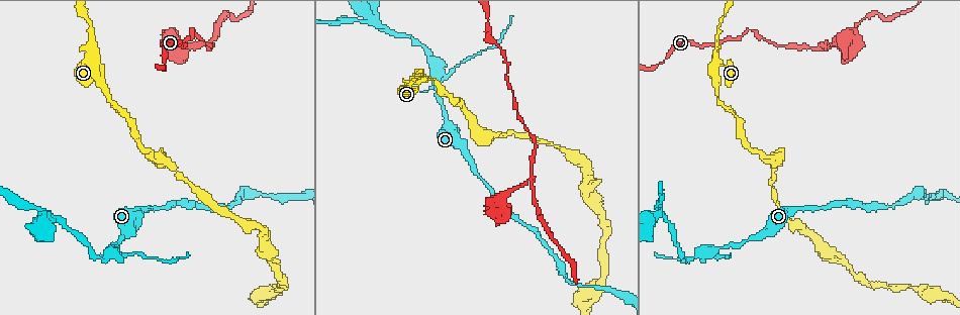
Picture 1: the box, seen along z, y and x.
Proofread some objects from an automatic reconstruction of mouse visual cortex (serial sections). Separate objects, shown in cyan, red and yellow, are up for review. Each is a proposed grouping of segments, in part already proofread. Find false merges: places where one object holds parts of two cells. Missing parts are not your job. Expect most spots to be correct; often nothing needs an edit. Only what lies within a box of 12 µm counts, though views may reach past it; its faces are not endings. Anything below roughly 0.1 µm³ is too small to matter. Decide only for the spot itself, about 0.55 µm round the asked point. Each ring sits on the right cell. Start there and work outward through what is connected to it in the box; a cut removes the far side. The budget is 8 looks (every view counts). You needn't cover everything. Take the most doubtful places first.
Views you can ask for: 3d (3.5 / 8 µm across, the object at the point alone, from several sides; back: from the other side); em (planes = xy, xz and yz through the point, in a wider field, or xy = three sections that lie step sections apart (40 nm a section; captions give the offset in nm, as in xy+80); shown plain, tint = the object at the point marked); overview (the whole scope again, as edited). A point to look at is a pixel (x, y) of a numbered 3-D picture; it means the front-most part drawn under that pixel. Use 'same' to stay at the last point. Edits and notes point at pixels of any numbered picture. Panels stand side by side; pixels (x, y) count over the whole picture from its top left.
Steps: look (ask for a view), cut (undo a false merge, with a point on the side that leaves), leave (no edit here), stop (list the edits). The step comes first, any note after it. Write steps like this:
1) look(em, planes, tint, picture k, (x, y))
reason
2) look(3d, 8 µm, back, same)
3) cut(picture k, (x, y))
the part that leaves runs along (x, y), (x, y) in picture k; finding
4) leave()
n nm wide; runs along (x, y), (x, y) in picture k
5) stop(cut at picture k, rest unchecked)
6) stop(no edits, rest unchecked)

look(3d, 8 µm, back, picture 1, (371, 21))
sharp bend

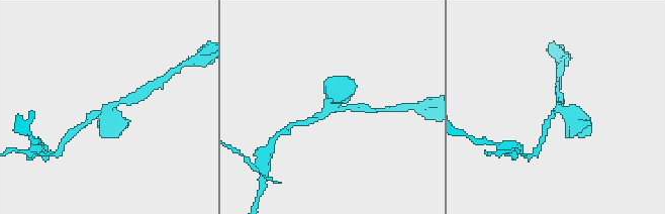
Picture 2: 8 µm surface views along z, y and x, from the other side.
look(em, planes, tint, picture 2, (104, 110))

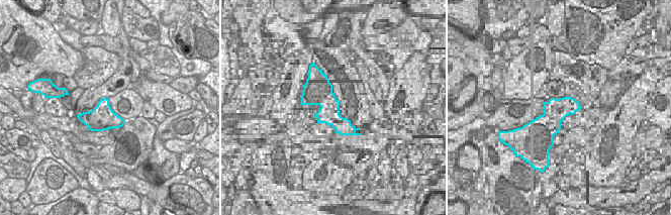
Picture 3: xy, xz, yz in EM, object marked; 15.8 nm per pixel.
leave()
400 nm wide; runs along (308, 120), (329, 110), (344, 91) in picture 2; one cell here

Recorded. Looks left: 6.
look(3d, 8 µm, picture 1, (517, 111))
sharp bend

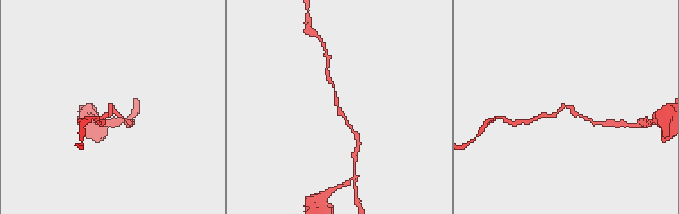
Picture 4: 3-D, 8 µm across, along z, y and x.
look(em, planes, tint, picture 4, (113, 106))
arms of 150, 150 nm; need the tissue

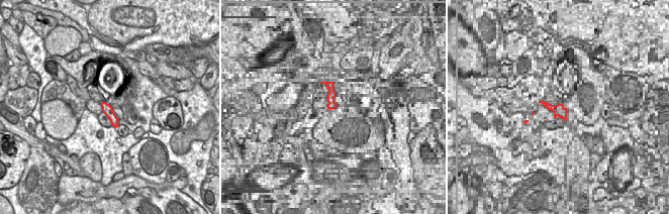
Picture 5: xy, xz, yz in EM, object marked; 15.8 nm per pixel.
leave()
160 nm wide; runs along (333, 85), (338, 111), (353, 130) in picture 4; all the same cell

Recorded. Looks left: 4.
look(3d, 3.5 µm, picture 1, (818, 50))
two arms in line, one across

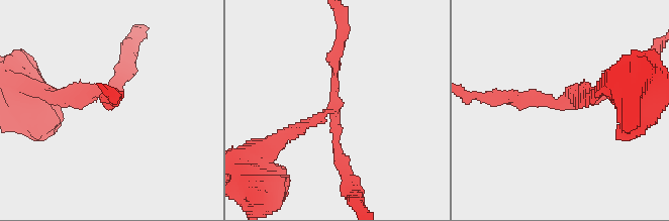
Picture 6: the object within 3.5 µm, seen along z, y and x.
look(em, xy, step 5, tint, picture 6, (564, 101))
now the EM

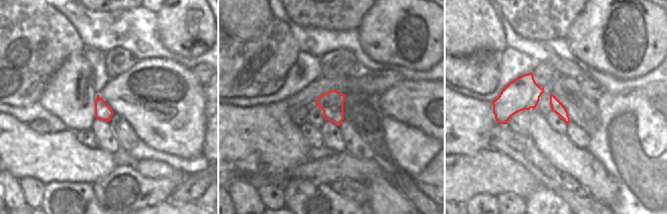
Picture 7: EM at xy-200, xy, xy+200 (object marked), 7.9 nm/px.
look(em, xy, step 1, tint, same)

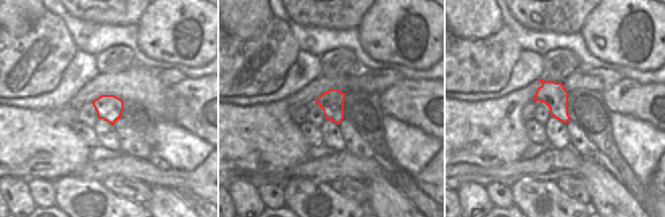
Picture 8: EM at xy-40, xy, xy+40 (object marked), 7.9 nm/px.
leave()
190 nm wide; runs along (340, 40), (333, 108), (278, 136) in picture 6; all the same cell

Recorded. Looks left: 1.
stop(no edits, rest unchecked)

